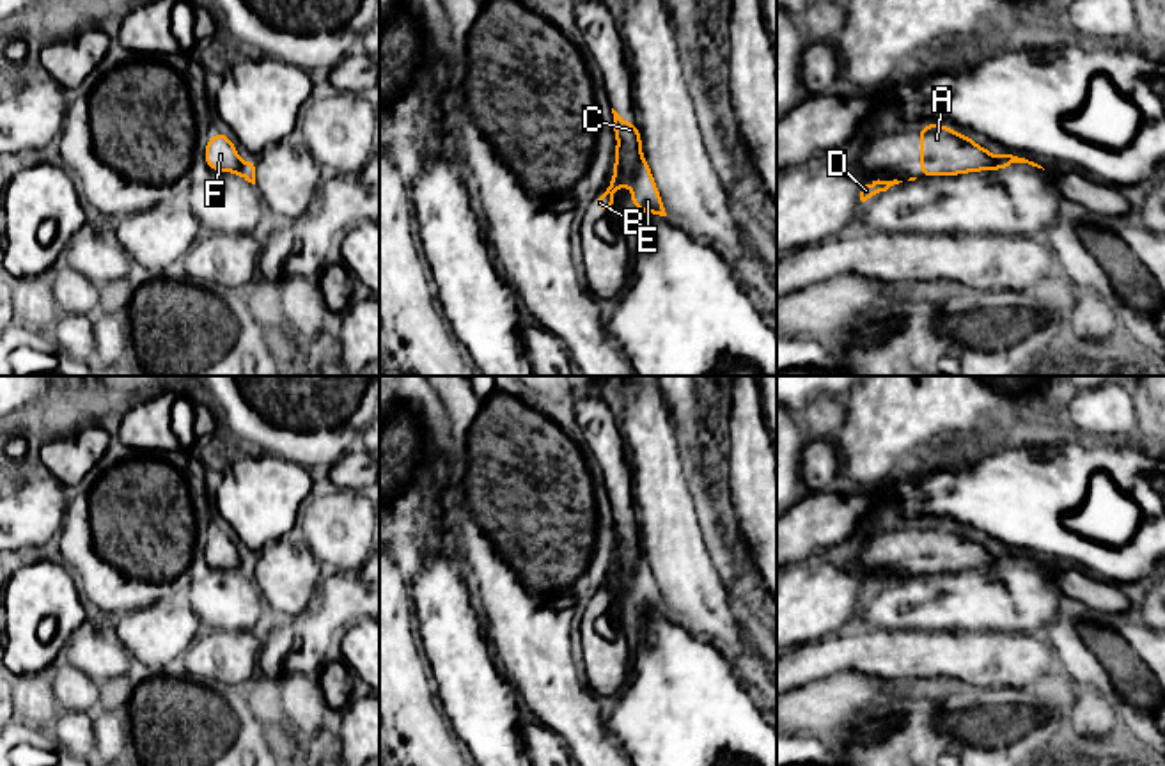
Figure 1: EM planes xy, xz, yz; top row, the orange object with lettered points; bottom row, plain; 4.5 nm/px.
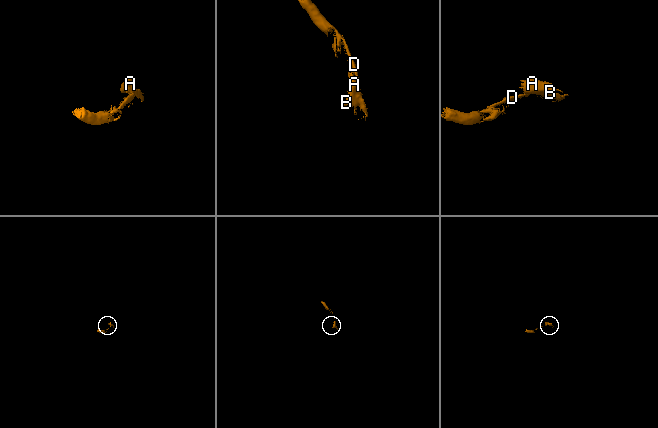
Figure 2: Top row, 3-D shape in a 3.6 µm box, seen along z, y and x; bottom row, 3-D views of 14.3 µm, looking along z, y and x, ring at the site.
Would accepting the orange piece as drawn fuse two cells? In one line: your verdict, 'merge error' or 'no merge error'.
merge error

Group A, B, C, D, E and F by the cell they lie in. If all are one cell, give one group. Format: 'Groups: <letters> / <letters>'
Groups: A B C F / D E

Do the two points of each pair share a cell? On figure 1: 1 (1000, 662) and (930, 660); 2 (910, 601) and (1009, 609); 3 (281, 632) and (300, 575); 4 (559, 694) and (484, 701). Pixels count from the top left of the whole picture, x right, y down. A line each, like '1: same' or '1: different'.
1: same
2: same
3: different
4: different

